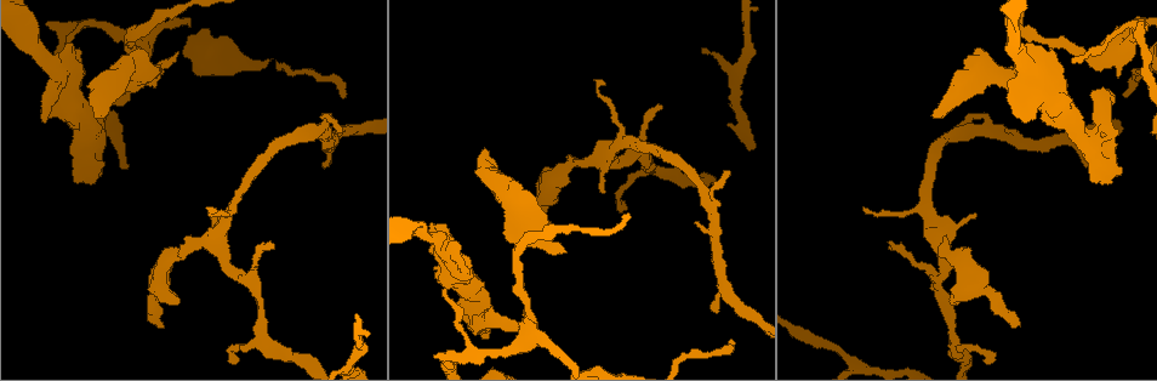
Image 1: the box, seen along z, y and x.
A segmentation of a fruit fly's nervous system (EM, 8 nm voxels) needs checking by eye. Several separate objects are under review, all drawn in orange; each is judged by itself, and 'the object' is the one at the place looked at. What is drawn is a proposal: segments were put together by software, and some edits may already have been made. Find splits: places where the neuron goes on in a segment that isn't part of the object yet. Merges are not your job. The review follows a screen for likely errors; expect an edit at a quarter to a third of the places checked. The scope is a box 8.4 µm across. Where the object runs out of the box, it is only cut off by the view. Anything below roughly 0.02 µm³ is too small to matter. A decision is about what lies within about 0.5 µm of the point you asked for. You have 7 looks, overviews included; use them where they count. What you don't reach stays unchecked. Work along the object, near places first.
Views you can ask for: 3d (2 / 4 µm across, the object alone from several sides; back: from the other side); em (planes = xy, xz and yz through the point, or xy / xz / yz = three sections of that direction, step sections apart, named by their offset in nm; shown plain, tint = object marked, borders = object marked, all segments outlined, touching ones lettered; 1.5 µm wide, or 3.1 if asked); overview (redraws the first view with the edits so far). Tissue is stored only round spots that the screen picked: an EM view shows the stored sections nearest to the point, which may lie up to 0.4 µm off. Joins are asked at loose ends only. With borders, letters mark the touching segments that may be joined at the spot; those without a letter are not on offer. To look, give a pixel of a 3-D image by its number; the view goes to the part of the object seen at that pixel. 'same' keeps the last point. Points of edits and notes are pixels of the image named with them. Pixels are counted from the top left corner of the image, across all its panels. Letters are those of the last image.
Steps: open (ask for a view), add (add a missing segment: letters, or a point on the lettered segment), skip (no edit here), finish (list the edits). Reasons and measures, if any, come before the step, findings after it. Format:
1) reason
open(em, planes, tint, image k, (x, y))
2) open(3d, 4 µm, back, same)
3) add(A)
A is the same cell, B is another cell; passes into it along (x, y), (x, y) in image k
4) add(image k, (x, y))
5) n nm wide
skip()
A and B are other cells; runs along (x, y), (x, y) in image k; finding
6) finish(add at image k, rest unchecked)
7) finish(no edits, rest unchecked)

free end
open(3d, 4 µm, image 1, (1115, 145))

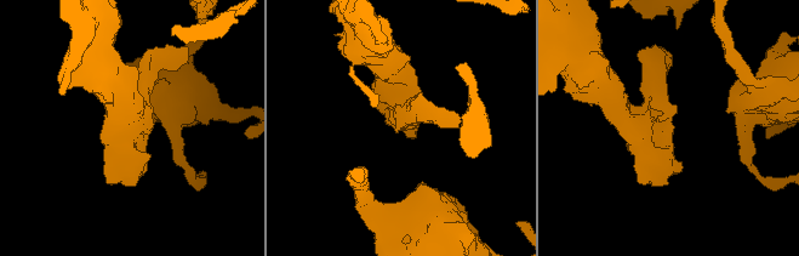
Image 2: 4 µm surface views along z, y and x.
shape alone is not enough
open(em, planes, borders, image 2, (672, 130))

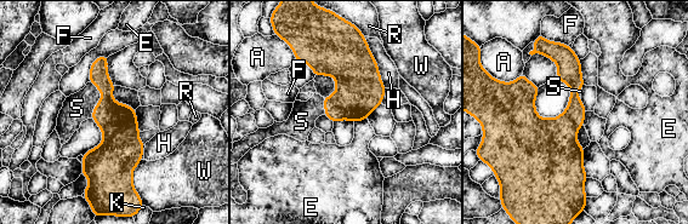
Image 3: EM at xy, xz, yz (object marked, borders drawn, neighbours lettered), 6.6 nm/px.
add(S)
S is the same cell, A, E, F, H, K, R and W are other cells; passes into it along (118, 122), (101, 98), (77, 108) in image 3; it goes on there

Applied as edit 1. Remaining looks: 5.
redraw
open(overview)

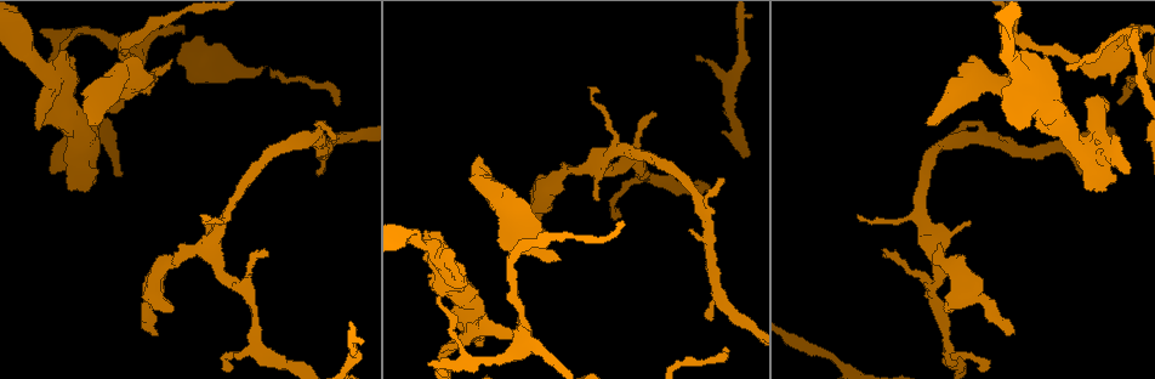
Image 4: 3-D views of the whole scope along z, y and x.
an open end
open(3d, 4 µm, image 4, (499, 245))

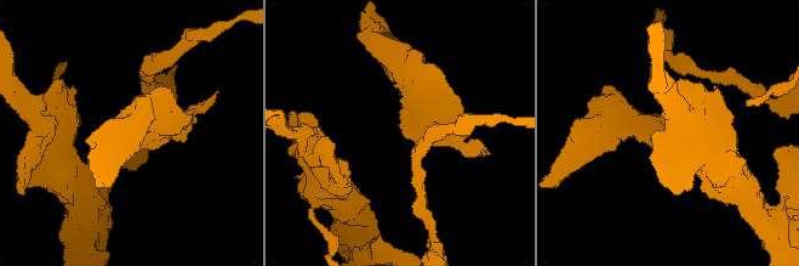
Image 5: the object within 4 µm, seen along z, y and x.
shape alone is not enough
open(em, planes, borders, image 5, (406, 139))

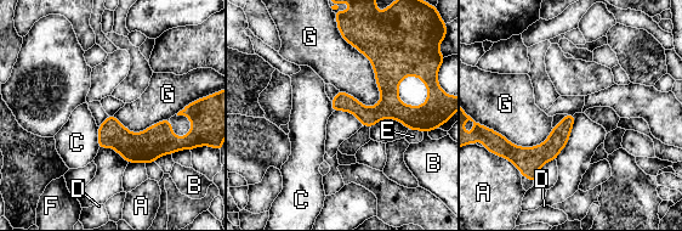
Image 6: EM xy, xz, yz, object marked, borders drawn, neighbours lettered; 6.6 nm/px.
skip()
A, B, C, D, E, F and G are other cells; runs along (358, 45), (413, 125) in image 6; none of them fits

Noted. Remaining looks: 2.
branch stops here
open(em, yz, step 8, borders, image 4, (722, 180))

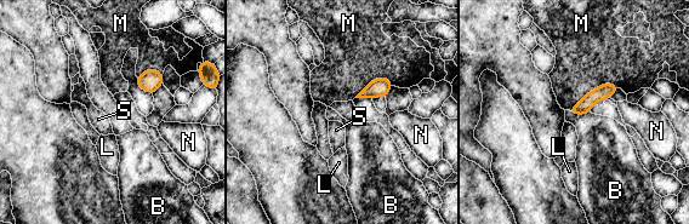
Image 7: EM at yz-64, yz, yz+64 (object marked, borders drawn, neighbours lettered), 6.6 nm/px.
another direction
open(em, planes, borders, same)

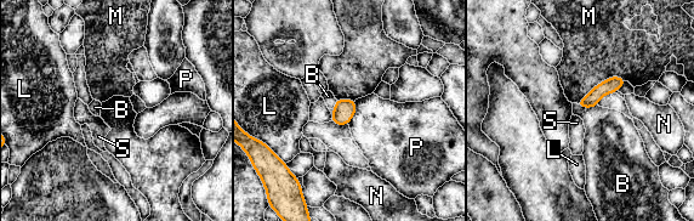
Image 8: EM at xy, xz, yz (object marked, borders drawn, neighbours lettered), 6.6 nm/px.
skip()
B, L, M, N, P and S are other cells; border along (356, 101), (356, 112), (348, 124) in image 8; no lettered segment goes on from it

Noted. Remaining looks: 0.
finish(add at image 3, rest unchecked)

